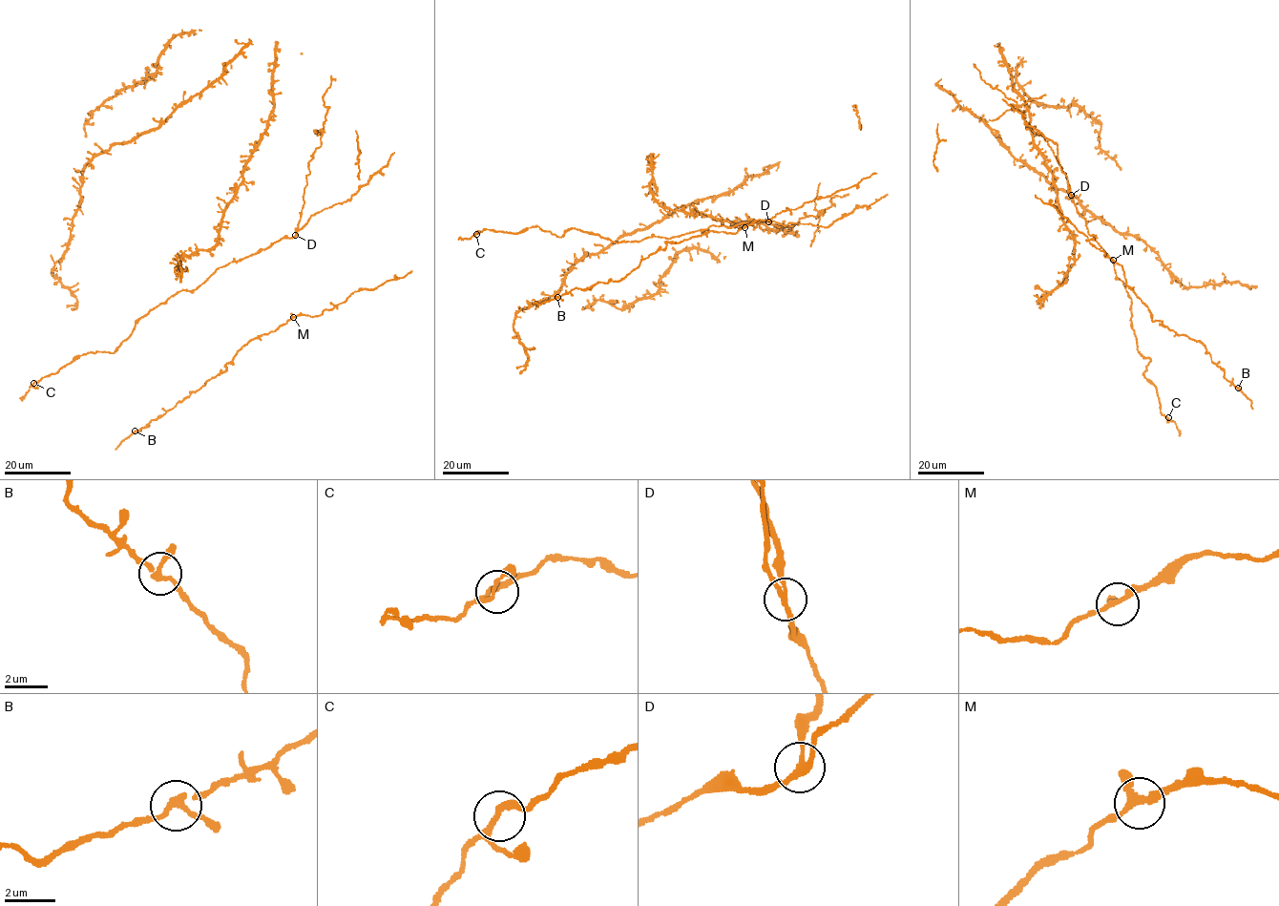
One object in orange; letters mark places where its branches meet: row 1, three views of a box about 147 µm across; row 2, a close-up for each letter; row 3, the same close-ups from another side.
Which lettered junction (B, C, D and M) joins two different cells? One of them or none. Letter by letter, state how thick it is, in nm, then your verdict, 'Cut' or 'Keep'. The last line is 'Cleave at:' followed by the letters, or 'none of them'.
B: Thickness 200 nm. Keep
C: Thickness 200 nm. Keep
D: Thickness 200 nm. Cut
M: Thickness 240 nm. Keep
Cleave at: D

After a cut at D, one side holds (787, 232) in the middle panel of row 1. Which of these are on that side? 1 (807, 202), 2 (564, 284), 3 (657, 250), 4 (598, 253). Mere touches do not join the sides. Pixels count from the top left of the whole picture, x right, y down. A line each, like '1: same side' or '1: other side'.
1: other side
2: same side
3: other side
4: same side

